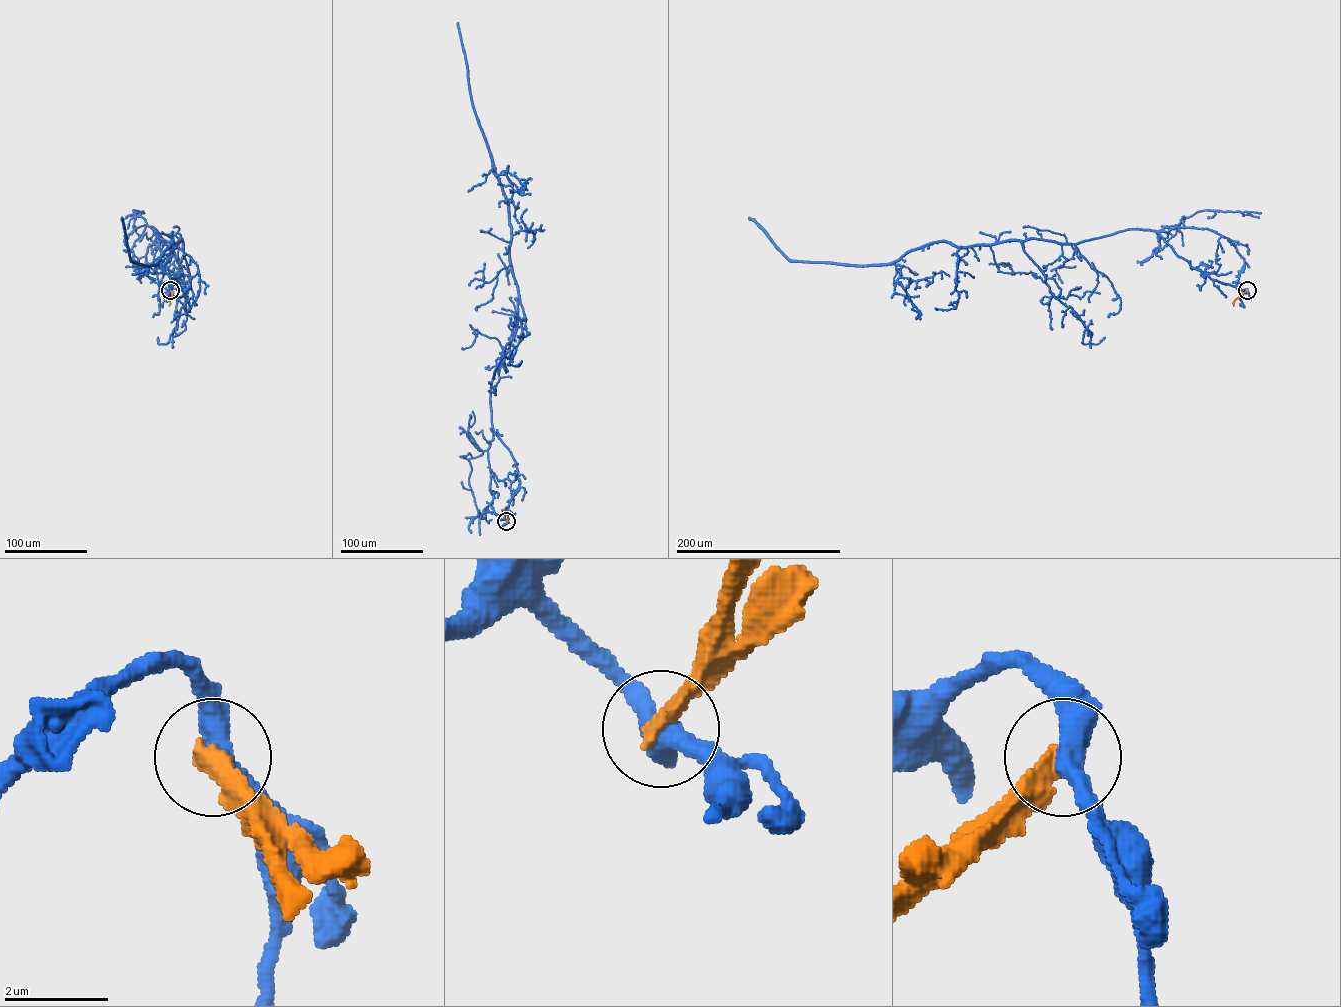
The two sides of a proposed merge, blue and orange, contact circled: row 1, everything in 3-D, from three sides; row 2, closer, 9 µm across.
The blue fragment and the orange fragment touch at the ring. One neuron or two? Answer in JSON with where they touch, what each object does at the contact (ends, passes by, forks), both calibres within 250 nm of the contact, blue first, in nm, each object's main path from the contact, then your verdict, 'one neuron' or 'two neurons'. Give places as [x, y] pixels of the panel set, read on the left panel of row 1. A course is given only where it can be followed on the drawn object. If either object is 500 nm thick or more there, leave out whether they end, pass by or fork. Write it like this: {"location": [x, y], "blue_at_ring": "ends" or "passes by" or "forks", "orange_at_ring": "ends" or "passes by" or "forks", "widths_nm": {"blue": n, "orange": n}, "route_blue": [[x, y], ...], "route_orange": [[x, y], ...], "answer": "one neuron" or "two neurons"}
{"location": [170, 290], "blue_at_ring": "passes by", "orange_at_ring": "ends", "widths_nm": {"blue": 420, "orange": 400}, "route_blue": [[170, 290], [184, 276], [154, 229], [171, 243], [181, 238], [155, 265], [134, 262], [121, 217]], "route_orange": [[170, 290], [169, 305]], "answer": "two neurons"}

